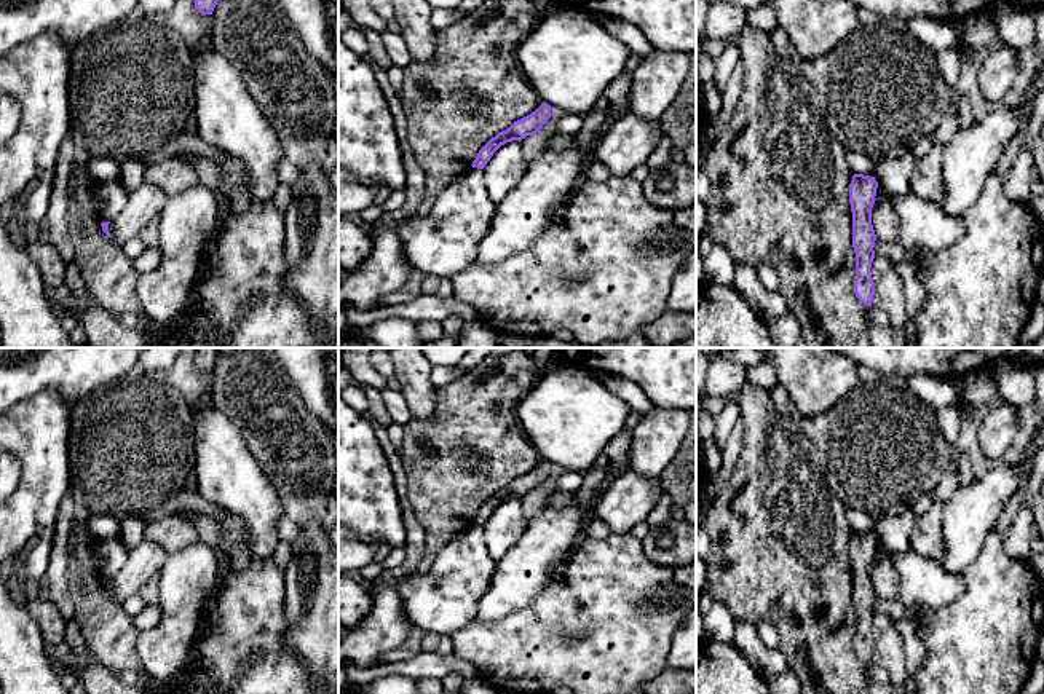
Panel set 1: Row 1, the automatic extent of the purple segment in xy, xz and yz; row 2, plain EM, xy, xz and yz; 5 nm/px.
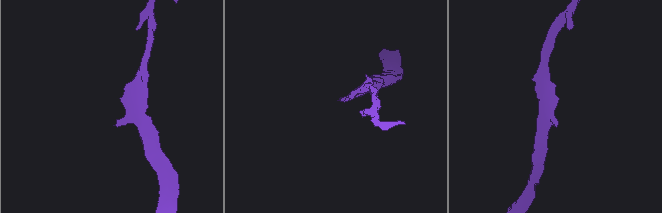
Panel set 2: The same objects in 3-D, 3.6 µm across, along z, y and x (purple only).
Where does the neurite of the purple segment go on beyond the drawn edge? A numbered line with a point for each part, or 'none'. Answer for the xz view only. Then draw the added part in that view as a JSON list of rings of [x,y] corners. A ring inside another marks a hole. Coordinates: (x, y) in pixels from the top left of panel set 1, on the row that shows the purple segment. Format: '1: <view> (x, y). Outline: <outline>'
none

